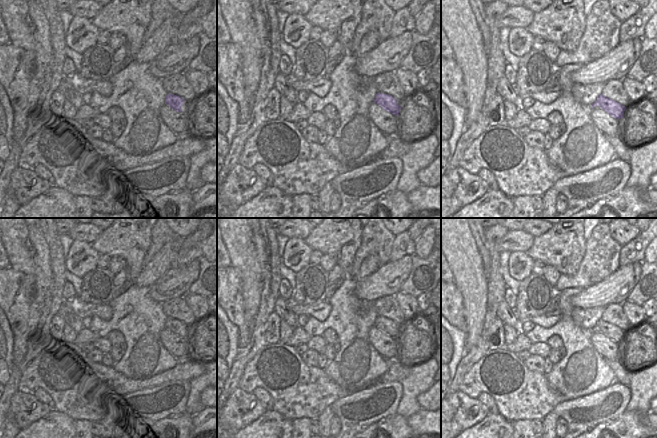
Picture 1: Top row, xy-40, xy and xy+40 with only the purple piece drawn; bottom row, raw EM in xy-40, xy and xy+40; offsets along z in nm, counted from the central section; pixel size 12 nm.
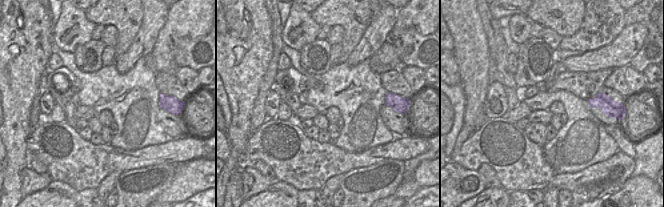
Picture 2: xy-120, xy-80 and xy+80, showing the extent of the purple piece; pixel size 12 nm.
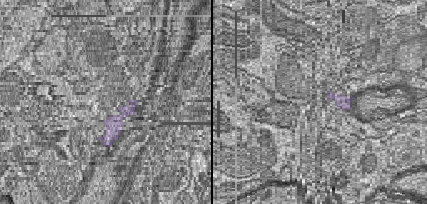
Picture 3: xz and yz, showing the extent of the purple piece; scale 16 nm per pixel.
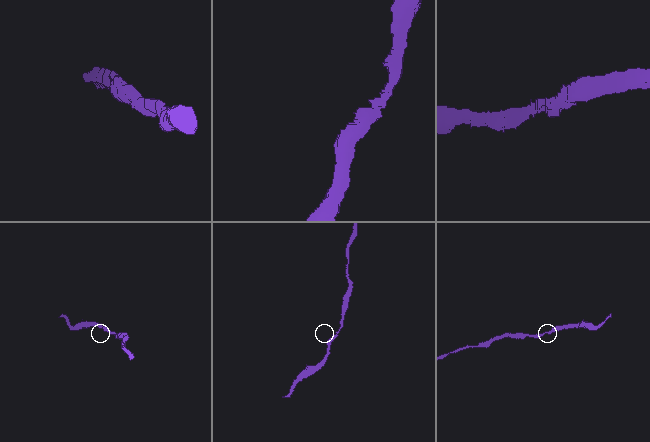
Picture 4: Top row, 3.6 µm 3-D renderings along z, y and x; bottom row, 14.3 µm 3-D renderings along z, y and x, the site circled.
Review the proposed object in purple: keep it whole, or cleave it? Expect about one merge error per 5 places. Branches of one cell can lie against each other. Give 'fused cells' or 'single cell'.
single cell

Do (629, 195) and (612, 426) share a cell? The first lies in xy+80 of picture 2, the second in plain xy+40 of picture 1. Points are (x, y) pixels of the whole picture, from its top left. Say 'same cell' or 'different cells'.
same cell

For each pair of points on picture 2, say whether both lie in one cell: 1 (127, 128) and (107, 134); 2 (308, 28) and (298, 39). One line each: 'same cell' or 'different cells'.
1: different cells
2: same cell

